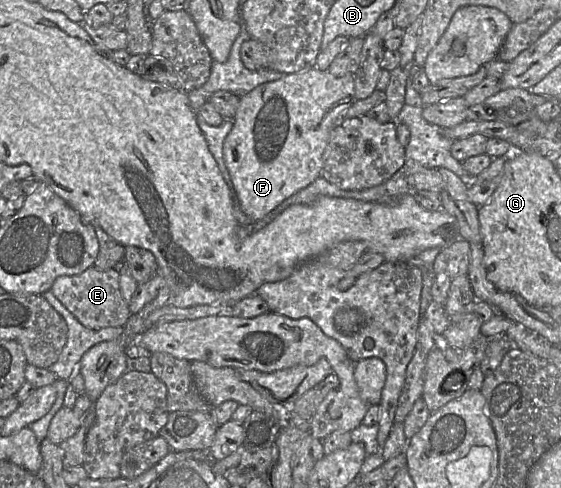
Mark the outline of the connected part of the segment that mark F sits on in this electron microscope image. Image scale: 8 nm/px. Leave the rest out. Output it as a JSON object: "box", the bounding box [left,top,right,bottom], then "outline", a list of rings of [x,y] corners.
{"box":[223,67,356,222],"outline":[[[313,67],[298,73],[285,75],[281,79],[273,82],[264,83],[252,91],[240,96],[239,106],[233,119],[233,128],[223,143],[223,155],[240,208],[246,216],[255,222],[263,220],[285,200],[302,189],[305,189],[316,179],[321,177],[323,154],[328,145],[331,131],[334,126],[339,123],[343,113],[356,101],[354,97],[354,80],[355,77],[353,74],[347,74],[343,77],[337,78],[330,74],[329,71],[320,71],[316,67]]]}

